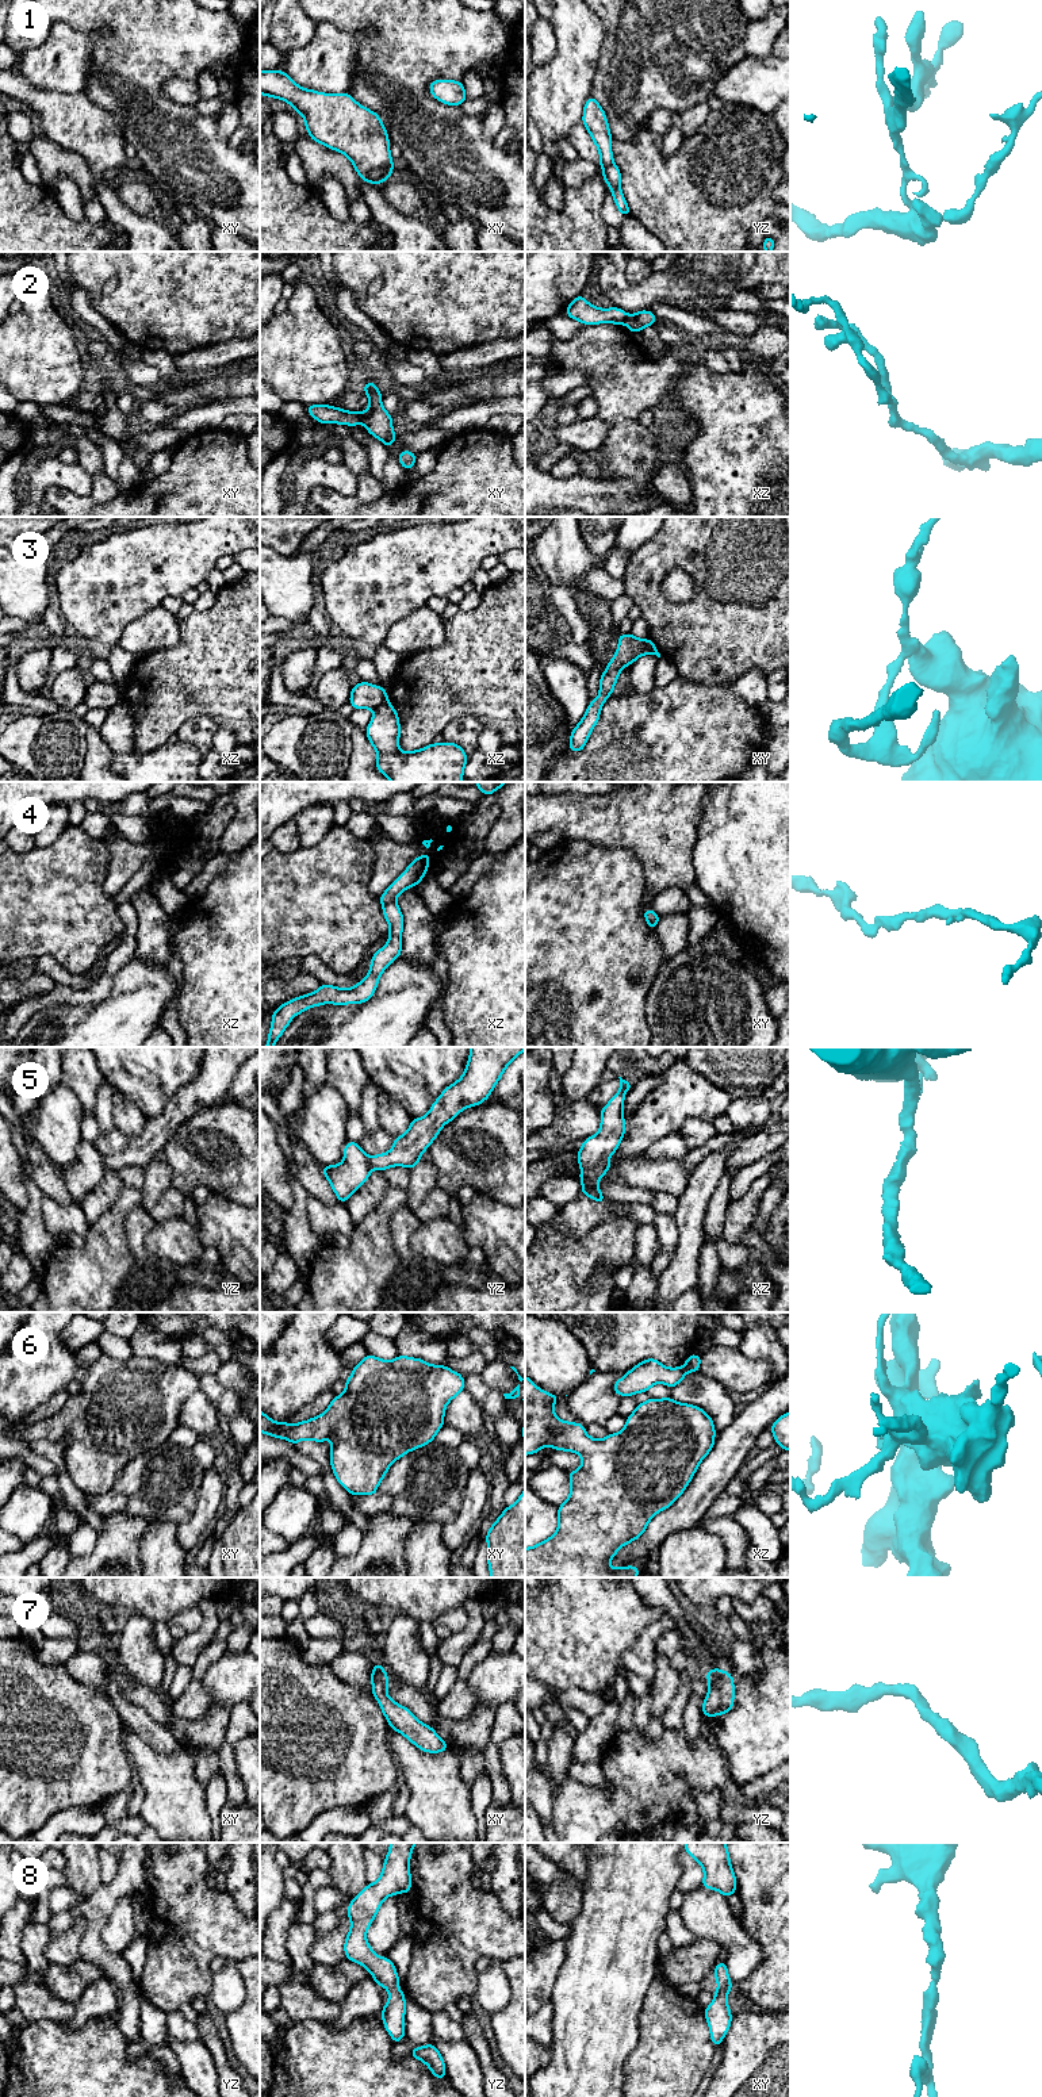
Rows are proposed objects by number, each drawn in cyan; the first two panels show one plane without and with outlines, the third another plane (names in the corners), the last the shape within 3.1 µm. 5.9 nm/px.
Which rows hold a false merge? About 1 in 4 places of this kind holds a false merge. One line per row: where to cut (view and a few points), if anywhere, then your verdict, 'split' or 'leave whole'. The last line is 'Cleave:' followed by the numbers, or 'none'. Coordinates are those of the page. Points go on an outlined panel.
1: cut xy (391, 158), (386, 164), (375, 167), (364, 180); split
2: cut xy (363, 413), (360, 422); split
3: cut xy (648, 639), (643, 654); split
4: cut xz (394, 900), (383, 905); split
5: cut none; leave whole
6: cut none; leave whole
7: cut none; leave whole
8: cut none; leave whole
Cleave: 1, 2, 3, 4

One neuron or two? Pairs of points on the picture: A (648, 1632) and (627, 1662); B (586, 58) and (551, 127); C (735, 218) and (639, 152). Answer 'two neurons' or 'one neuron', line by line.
A: one neuron
B: one neuron
C: one neuron

